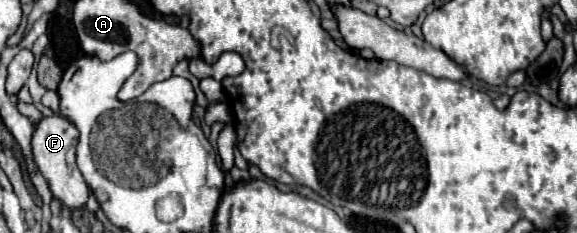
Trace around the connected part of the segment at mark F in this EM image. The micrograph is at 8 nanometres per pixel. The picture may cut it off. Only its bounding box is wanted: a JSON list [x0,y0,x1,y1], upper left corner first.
[33,115,89,209]

